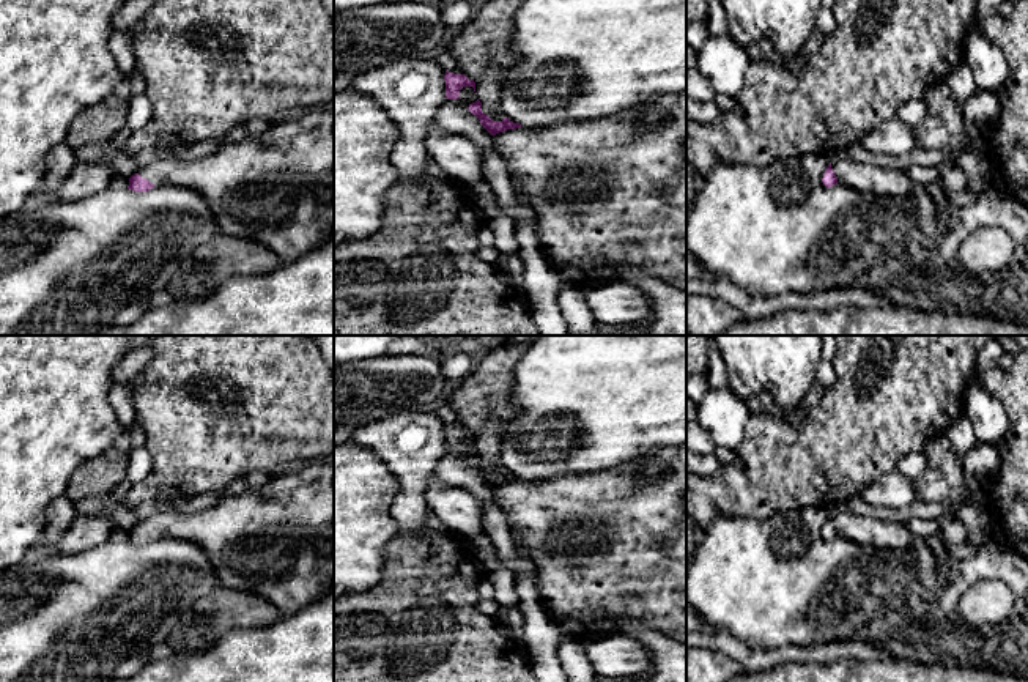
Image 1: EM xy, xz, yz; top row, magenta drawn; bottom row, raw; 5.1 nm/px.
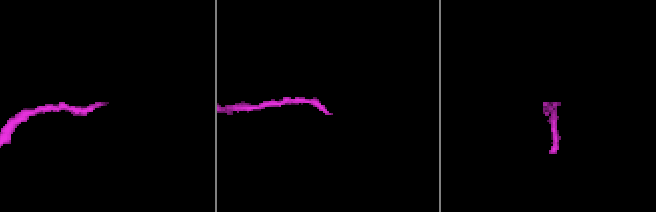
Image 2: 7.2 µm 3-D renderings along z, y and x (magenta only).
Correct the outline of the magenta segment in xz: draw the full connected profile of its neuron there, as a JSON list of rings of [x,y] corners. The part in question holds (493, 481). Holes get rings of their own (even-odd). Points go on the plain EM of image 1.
[[[686,443],[682,446],[664,446],[653,449],[647,455],[641,455],[606,471],[595,471],[575,476],[560,476],[546,480],[524,480],[520,476],[510,474],[507,469],[502,474],[493,474],[482,465],[482,455],[477,452],[469,457],[468,463],[480,473],[480,477],[493,488],[493,502],[504,512],[507,524],[512,531],[513,542],[523,542],[529,559],[537,570],[540,608],[559,624],[562,633],[581,644],[595,638],[619,633],[616,624],[622,619],[628,624],[644,624],[686,646]]]

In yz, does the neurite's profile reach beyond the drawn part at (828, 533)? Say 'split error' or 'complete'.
split error

